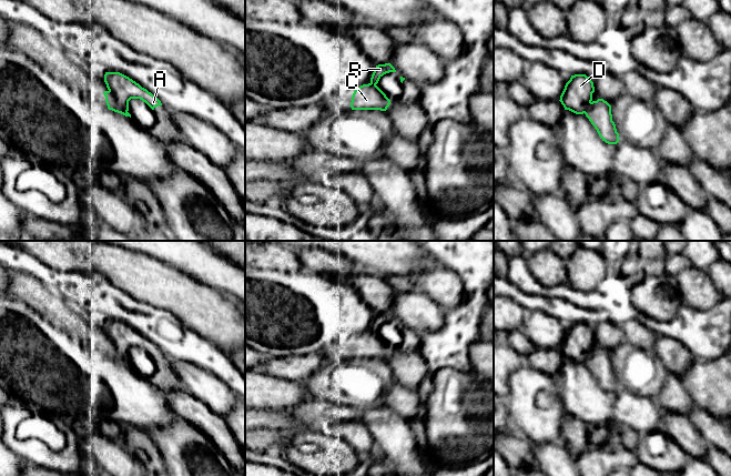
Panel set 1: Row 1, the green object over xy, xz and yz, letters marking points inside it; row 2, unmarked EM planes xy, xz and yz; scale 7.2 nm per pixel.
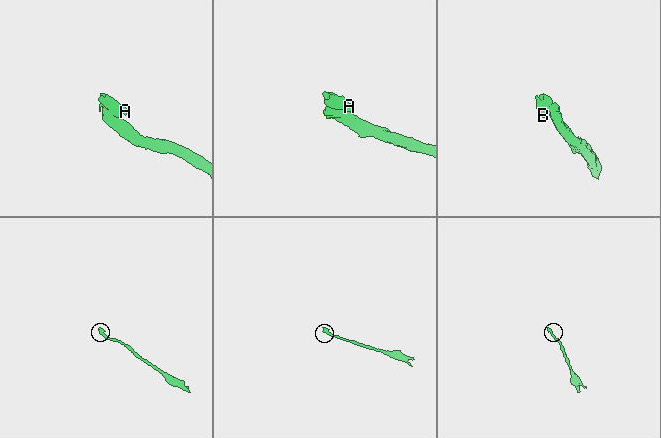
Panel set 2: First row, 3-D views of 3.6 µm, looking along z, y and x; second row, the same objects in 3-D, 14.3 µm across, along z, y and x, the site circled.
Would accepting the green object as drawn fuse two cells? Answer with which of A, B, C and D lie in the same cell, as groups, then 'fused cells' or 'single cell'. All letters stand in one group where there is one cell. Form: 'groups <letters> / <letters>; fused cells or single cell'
groups A B D / C; fused cells

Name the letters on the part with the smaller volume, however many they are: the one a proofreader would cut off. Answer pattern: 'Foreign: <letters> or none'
Foreign: A, B, D

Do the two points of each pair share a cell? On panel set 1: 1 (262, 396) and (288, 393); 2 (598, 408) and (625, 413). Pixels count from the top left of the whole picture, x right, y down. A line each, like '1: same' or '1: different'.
1: same
2: different

